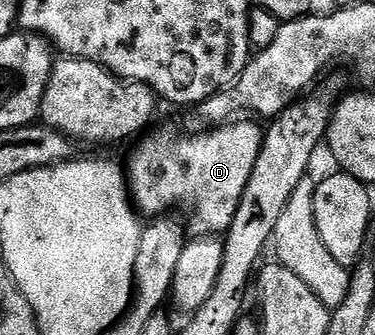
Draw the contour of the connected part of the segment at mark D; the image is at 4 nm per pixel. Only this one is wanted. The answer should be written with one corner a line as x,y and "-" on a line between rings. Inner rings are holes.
236,119
210,131
195,131
199,133
192,137
175,129
140,136
139,146
125,164
132,206
147,219
175,211
171,209
188,209
191,218
185,225
196,238
226,234
237,215
241,195
245,195
245,183
253,175
257,155
263,150
264,130
254,123
251,119

